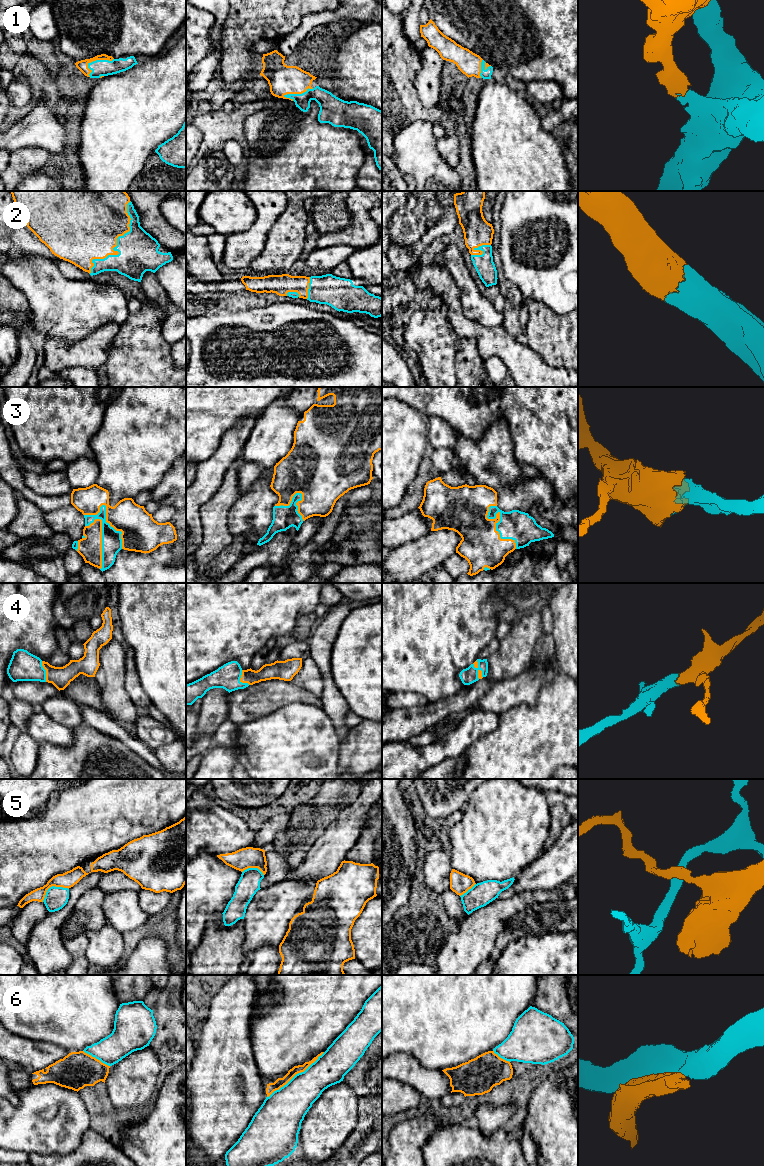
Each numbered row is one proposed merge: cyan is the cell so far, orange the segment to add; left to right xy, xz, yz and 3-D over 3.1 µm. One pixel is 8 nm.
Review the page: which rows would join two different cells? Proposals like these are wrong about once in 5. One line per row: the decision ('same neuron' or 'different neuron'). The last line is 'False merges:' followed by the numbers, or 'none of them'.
1: same neuron
2: same neuron
3: same neuron
4: same neuron
5: different neuron
6: different neuron
False merges: 5, 6

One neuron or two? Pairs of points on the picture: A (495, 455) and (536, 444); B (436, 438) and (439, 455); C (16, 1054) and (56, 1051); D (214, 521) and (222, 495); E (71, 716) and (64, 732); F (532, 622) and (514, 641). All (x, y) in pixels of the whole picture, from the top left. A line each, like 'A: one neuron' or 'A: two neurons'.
A: two neurons
B: two neurons
C: one neuron
D: one neuron
E: two neurons
F: one neuron

